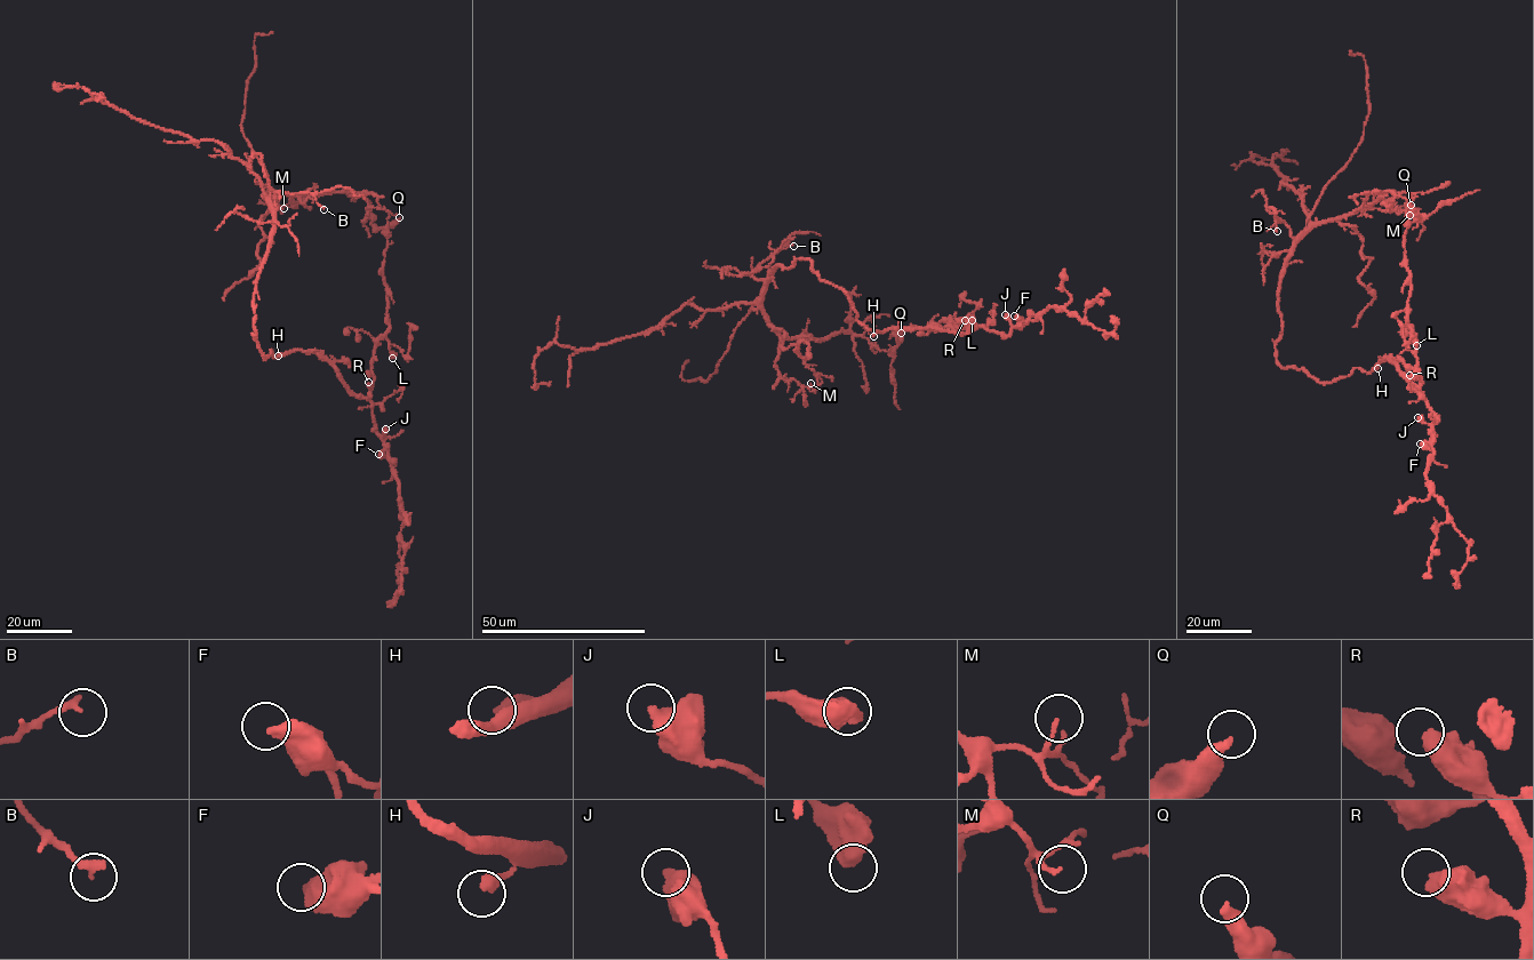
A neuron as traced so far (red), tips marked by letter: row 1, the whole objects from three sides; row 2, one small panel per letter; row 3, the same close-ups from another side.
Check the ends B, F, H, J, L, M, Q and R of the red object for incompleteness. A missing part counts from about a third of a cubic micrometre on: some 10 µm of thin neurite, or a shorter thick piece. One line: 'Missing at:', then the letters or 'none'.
Missing at: none

